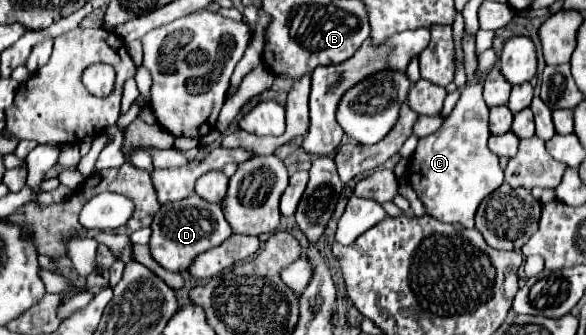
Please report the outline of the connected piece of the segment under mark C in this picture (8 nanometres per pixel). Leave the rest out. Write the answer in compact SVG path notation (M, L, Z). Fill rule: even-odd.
M493 48L485 50L479 56L479 64L475 70L475 84L467 84L461 90L461 98L457 100L451 116L441 124L441 128L437 132L433 132L427 138L421 138L418 141L417 148L410 159L408 180L419 196L419 200L425 206L425 214L429 214L431 218L439 220L439 222L447 222L447 224L461 224L465 228L473 226L473 216L477 206L481 204L481 200L485 196L489 196L493 190L497 190L503 184L503 170L499 166L499 158L495 154L489 152L487 148L487 140L491 136L489 132L489 110L487 104L483 100L483 76L499 62L499 56L495 54Z

